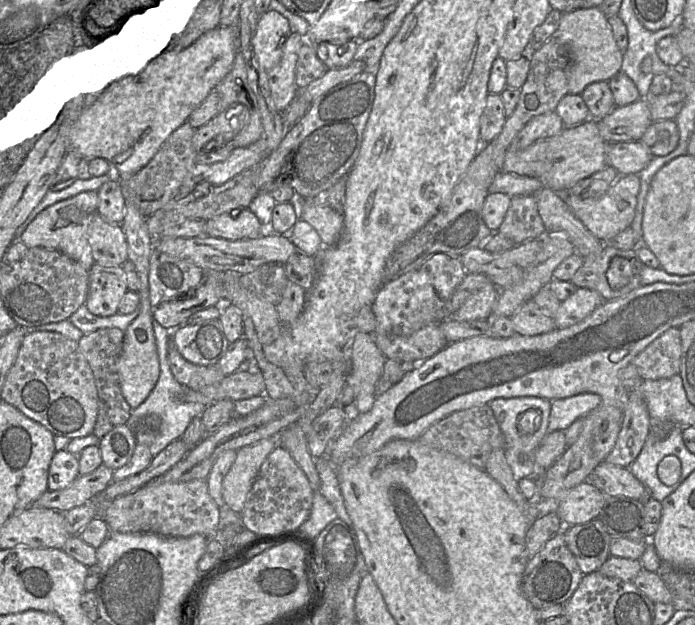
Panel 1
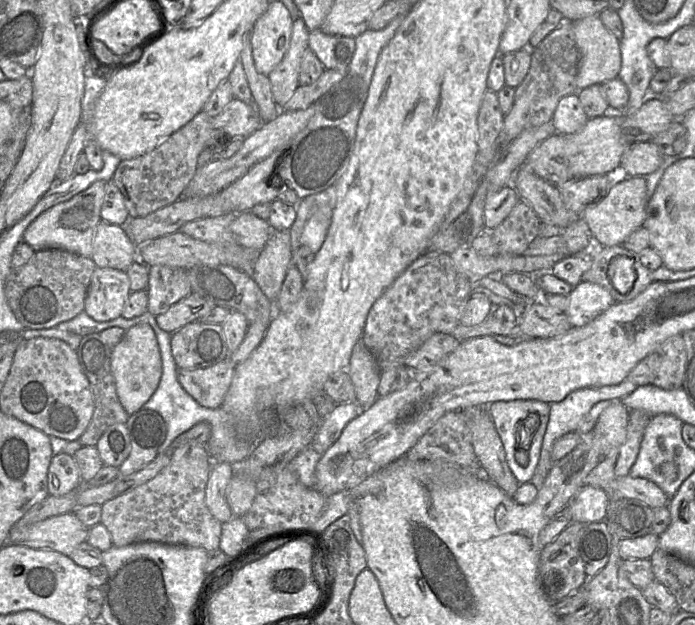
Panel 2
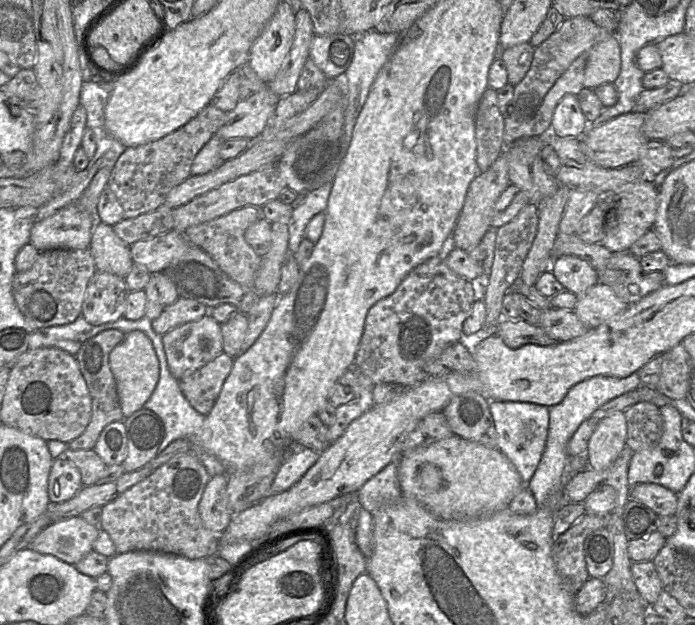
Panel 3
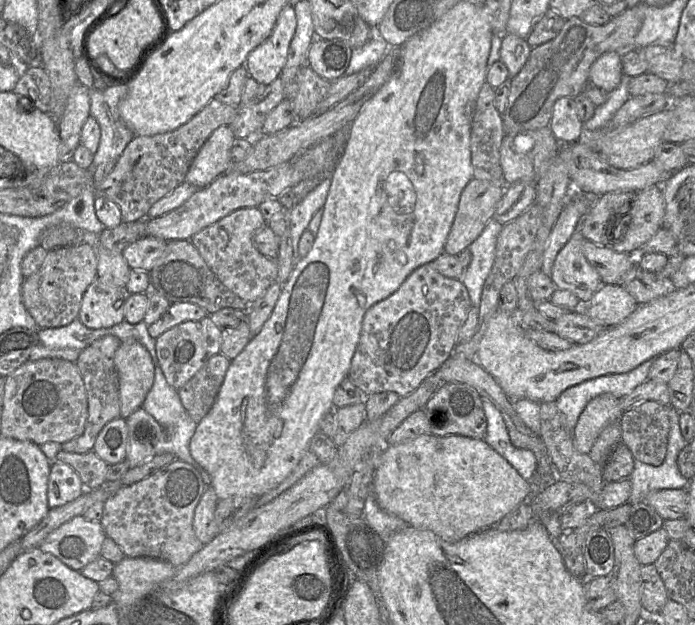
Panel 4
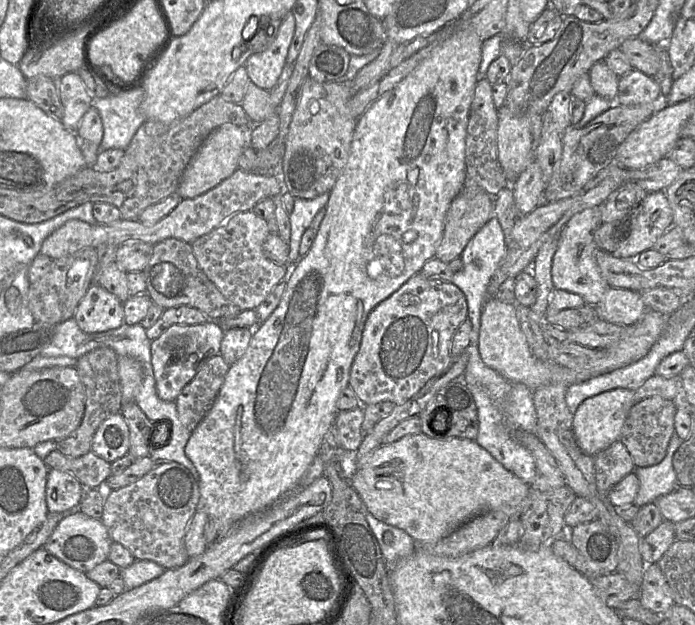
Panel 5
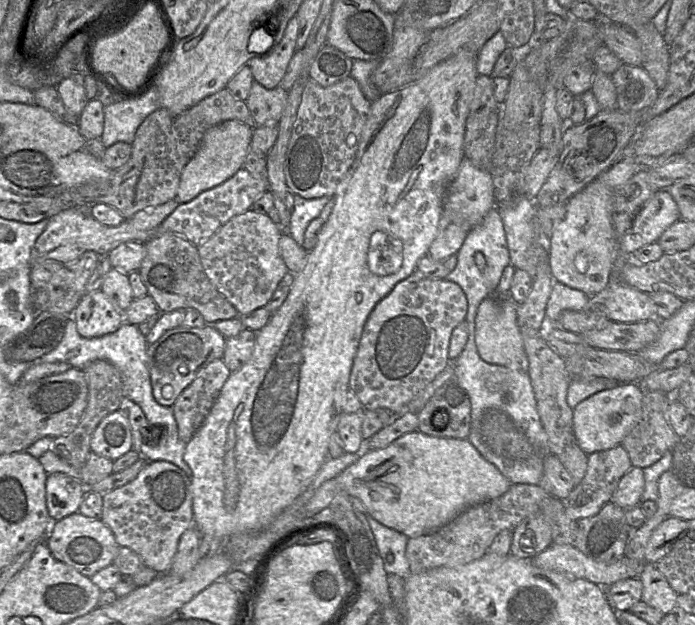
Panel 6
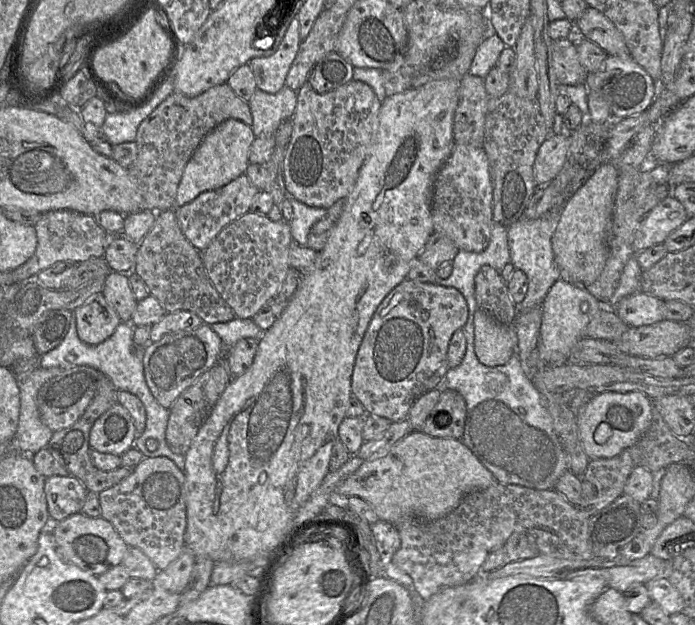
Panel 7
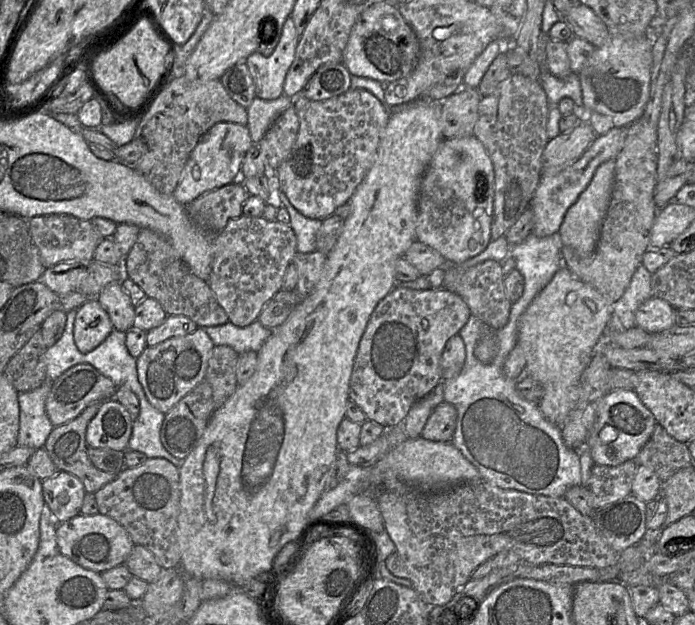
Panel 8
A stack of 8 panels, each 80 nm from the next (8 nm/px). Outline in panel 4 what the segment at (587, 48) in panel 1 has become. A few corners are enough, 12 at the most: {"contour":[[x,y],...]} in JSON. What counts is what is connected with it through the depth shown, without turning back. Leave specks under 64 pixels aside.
{"contour":[[620,51],[591,65],[589,84],[609,93],[623,75]]}

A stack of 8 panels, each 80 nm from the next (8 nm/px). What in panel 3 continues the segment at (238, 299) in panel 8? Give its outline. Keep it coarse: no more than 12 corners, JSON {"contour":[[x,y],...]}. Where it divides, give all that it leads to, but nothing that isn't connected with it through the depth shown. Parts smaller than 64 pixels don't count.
{"contour":[[246,206],[191,226],[185,236],[232,280],[254,287],[262,258],[245,231]]}

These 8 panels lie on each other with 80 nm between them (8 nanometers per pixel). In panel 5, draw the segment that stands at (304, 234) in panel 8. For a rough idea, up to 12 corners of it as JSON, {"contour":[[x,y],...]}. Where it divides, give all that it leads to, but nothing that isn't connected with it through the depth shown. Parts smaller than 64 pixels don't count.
{"contour":[[330,193],[313,199],[295,198],[290,213],[290,265],[301,258],[303,233]]}

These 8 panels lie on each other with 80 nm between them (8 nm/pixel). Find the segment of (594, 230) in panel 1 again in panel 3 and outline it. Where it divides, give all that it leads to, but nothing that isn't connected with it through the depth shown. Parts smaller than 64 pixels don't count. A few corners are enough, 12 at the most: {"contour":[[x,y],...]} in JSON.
{"contour":[[639,180],[613,195],[600,244],[627,252],[652,229],[658,187]]}

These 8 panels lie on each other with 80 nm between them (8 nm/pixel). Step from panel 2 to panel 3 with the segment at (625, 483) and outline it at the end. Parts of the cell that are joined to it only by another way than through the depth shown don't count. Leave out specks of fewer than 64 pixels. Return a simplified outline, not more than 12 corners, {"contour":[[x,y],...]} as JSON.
{"contour":[[653,483],[629,488],[629,498],[657,515],[674,515],[678,494]]}

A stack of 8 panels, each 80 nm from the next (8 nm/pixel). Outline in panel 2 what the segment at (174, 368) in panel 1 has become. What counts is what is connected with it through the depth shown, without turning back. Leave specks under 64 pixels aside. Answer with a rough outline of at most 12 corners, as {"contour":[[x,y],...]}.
{"contour":[[228,357],[181,369],[182,388],[205,408],[221,408],[235,366]]}

